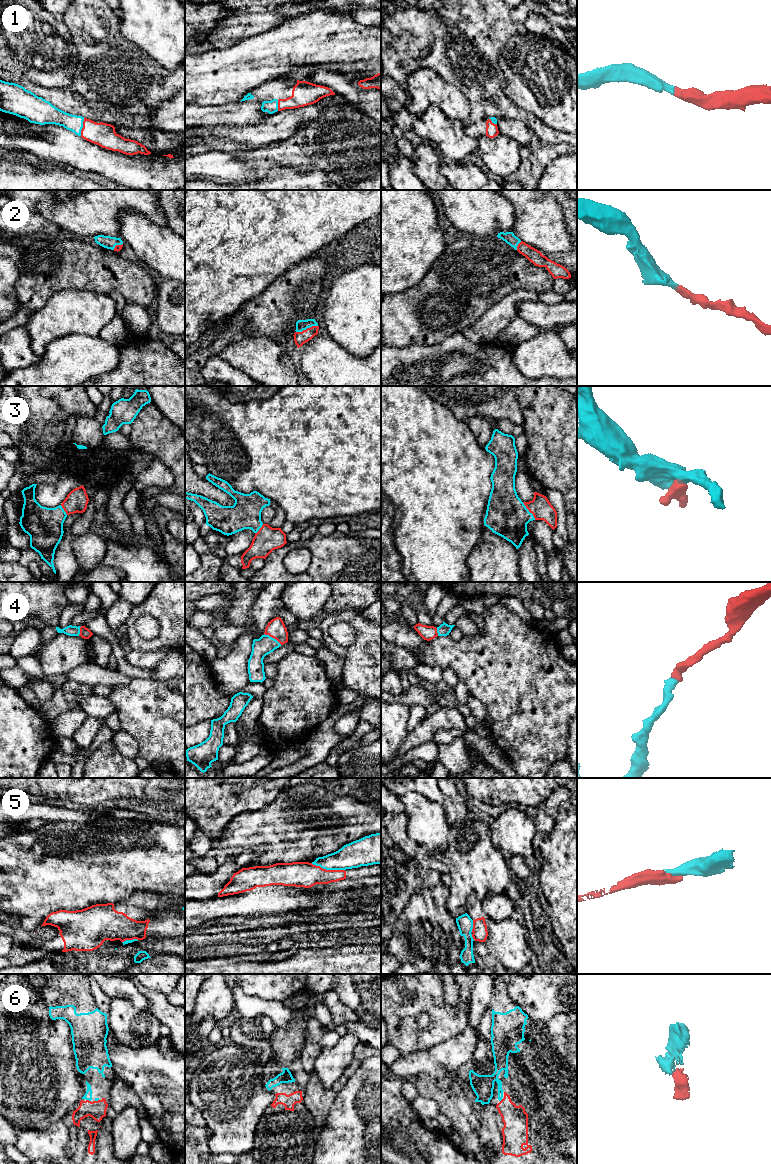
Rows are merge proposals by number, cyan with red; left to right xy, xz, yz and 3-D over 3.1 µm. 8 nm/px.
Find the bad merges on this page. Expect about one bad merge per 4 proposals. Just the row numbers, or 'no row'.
5

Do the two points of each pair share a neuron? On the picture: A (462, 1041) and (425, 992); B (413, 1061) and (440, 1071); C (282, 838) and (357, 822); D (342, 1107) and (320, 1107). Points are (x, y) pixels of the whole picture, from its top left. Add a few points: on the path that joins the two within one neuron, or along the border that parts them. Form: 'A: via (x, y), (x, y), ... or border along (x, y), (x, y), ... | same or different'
A: border along (469, 1013), (466, 1027), (437, 1045) | different
B: via (420, 1062), (431, 1062), (433, 1064) | same
C: via (301, 824), (309, 824), (315, 821), (338, 821) | same
D: border along (337, 1093), (322, 1129) | different

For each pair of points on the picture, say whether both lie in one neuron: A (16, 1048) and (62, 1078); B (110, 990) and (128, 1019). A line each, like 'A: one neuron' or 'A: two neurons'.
A: one neuron
B: two neurons

